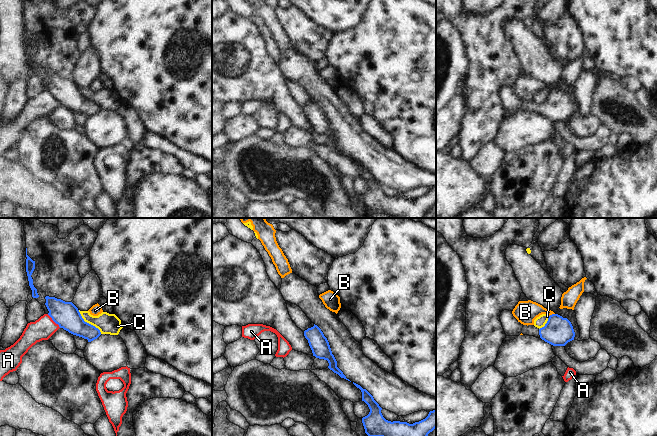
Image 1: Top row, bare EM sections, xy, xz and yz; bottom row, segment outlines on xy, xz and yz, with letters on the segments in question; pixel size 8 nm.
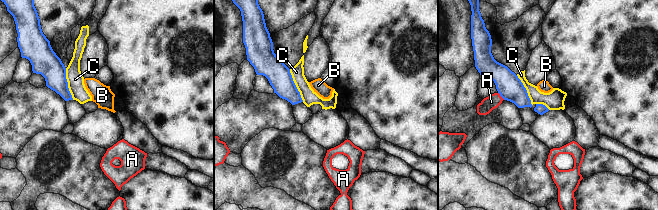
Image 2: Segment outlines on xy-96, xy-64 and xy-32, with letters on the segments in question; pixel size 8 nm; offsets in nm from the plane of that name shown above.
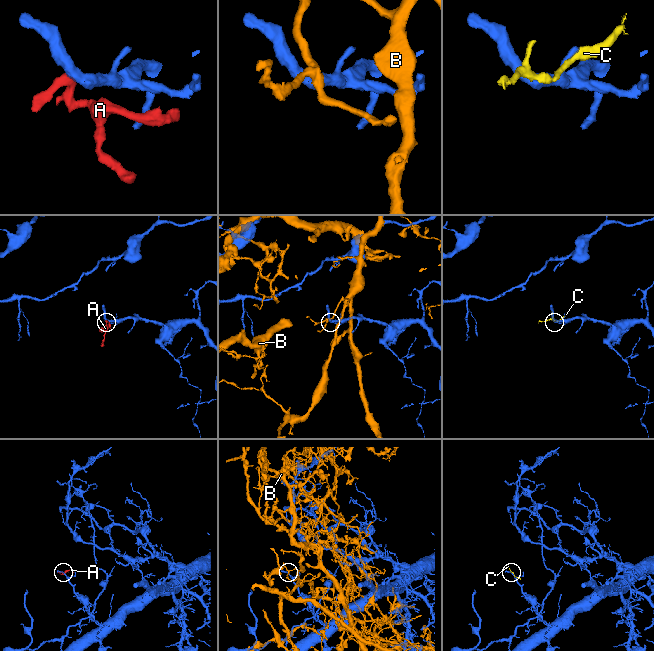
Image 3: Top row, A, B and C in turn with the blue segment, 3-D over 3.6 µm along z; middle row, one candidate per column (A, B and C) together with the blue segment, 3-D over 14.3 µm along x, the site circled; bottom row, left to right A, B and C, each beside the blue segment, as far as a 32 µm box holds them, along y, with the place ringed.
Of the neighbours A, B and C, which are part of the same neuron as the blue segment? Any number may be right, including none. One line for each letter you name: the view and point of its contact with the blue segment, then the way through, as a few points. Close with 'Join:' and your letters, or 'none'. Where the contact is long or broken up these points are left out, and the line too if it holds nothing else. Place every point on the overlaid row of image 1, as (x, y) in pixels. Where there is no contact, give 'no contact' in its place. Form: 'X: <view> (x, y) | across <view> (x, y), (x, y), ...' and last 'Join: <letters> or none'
Join: none

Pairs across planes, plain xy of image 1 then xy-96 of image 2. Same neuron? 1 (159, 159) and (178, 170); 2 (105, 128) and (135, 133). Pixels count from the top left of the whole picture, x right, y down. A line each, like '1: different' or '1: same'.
1: same
2: different

